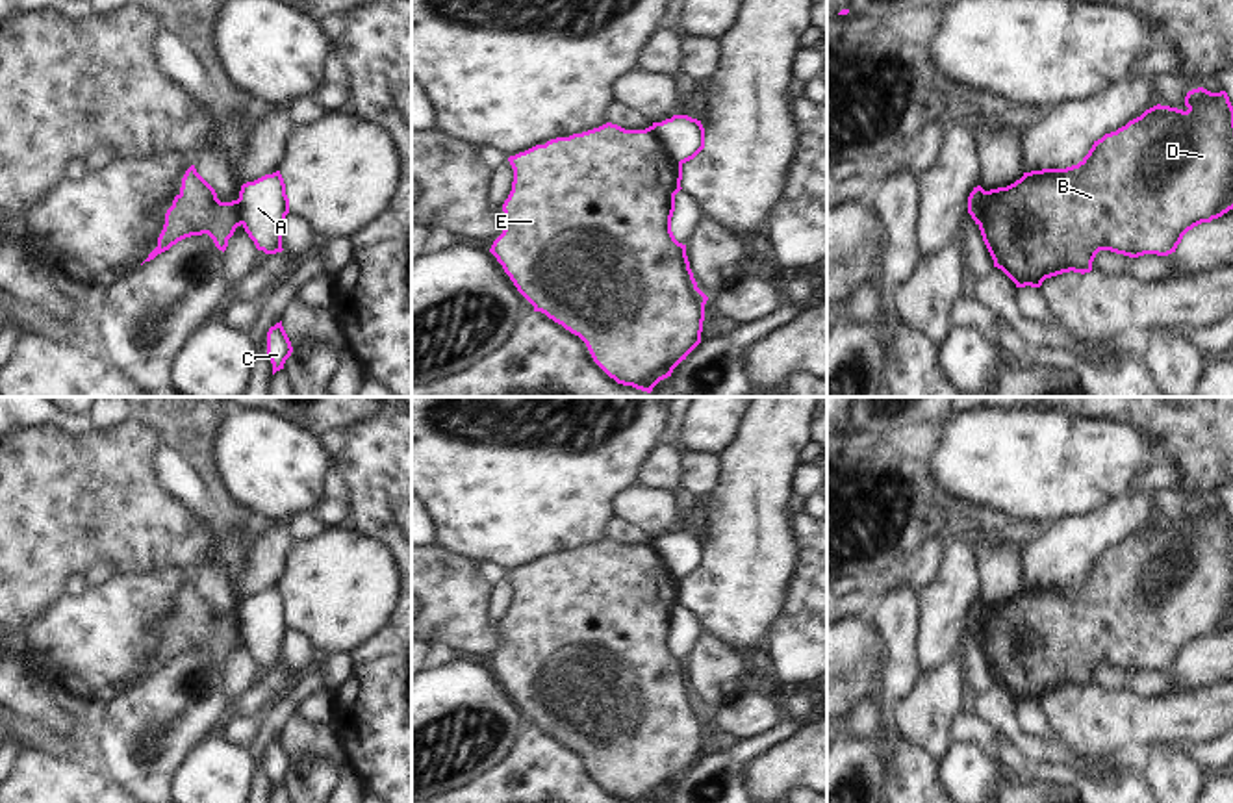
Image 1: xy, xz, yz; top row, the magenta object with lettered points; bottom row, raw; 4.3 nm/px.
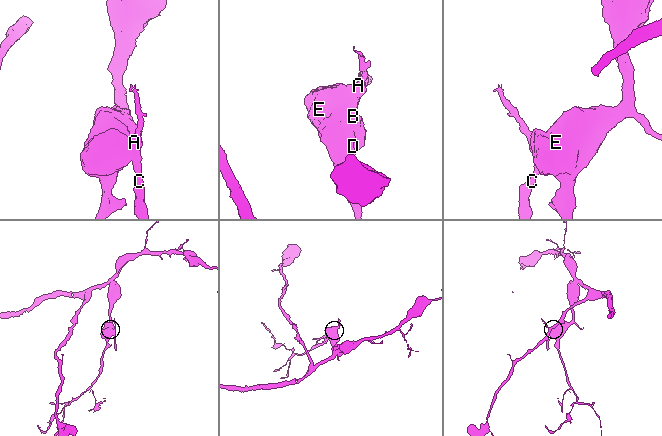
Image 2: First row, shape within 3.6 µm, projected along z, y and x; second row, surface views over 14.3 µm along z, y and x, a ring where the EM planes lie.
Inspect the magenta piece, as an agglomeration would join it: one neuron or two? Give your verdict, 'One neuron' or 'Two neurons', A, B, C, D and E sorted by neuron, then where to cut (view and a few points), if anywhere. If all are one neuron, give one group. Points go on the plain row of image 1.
Two neurons. Groups: A C / B D E. Split along xz (651, 542), (681, 581).

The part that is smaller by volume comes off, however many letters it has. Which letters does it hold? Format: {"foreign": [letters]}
{"foreign": ["A", "C"]}

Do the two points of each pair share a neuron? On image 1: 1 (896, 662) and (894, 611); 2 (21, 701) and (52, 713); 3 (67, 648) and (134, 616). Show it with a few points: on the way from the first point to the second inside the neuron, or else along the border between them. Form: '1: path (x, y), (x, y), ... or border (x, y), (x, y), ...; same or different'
1: path (896, 650), (896, 624); same
2: path (28, 701), (45, 711); same
3: path (84, 637), (110, 637), (117, 629); same

